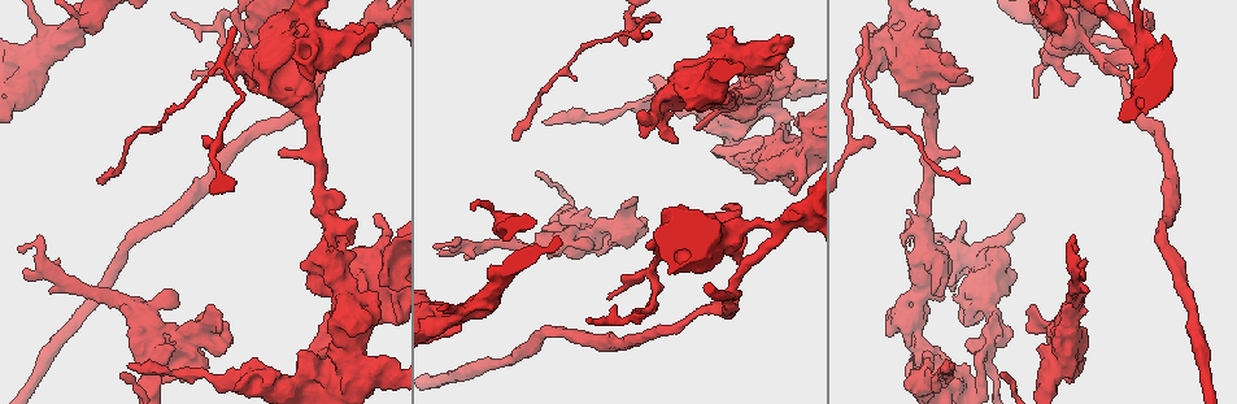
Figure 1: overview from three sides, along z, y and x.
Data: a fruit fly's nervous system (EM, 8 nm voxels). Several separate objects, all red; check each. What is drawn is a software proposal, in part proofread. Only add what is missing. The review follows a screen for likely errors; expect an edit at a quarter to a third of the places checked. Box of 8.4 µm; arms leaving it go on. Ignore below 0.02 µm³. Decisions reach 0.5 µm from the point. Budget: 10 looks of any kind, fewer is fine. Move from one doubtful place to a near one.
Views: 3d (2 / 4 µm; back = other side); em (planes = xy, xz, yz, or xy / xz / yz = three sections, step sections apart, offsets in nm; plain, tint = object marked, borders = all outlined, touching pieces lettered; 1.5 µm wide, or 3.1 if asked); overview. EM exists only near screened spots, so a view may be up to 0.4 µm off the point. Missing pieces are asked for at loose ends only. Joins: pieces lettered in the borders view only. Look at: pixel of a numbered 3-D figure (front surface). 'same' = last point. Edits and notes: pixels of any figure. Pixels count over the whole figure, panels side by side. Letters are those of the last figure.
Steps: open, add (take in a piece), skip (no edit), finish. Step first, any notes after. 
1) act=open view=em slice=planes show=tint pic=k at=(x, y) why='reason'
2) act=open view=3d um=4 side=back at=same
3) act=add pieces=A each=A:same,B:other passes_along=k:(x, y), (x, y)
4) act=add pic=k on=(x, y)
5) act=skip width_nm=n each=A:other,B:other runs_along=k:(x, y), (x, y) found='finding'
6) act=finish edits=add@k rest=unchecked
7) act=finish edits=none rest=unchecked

act=open view=3d um=4 pic=1 at=(1128, 76) why='free end'

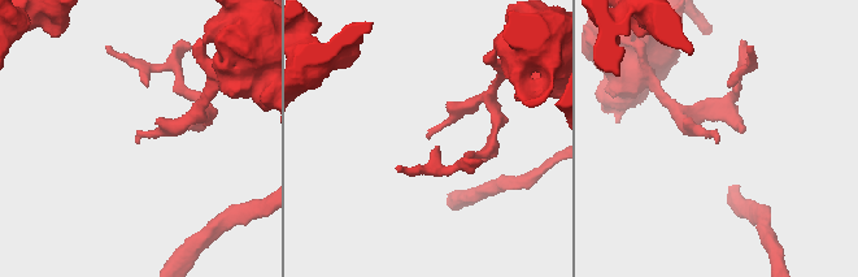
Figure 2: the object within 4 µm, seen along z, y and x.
act=open view=em slice=xy step=4 show=borders pic=2 at=(427, 137)

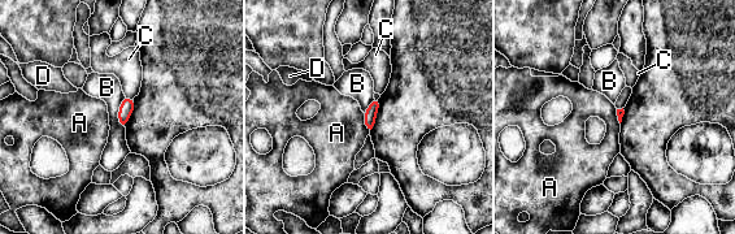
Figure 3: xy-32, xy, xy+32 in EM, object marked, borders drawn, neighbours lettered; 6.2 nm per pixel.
act=open view=em slice=planes show=borders at=same

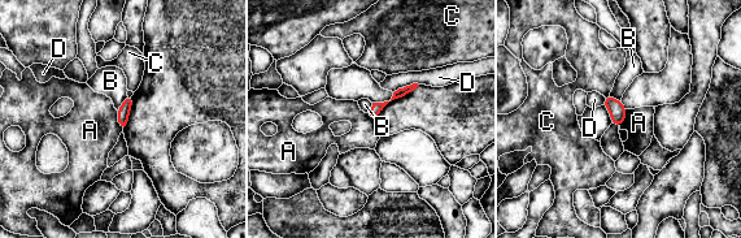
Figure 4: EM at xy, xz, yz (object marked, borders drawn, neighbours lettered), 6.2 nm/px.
act=skip each=A:other,B:other,C:other,D:other runs_along=4:(412, 87), (384, 103), (371, 116) found='none of them fits'

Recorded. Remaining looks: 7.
act=open view=em slice=planes show=borders pic=1 at=(29, 87) why='stops while still wide'

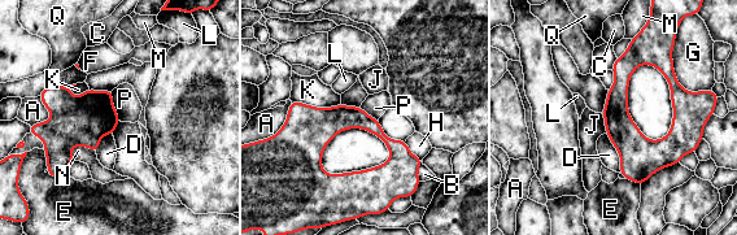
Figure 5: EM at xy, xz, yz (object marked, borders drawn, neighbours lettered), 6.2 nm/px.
act=skip each=A:other,B:other,C:other,D:other,E:other,F:other,G:other,H:other,J:other,K:other,L:other,M:other,N:other,P:other,Q:other border=5:(112, 90), (112, 104), (121, 121) found='no lettered piece goes on from it'

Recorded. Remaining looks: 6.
act=open view=3d um=2 pic=1 at=(866, 27) why='branch stops here'

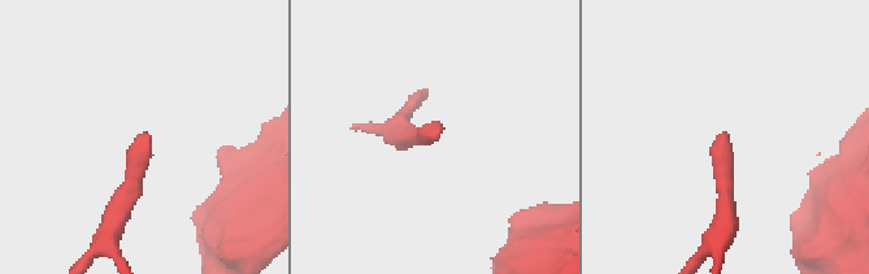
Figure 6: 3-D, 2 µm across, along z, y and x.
act=open view=em slice=xy step=4 show=borders pic=6 at=(435, 141) why='now the EM'

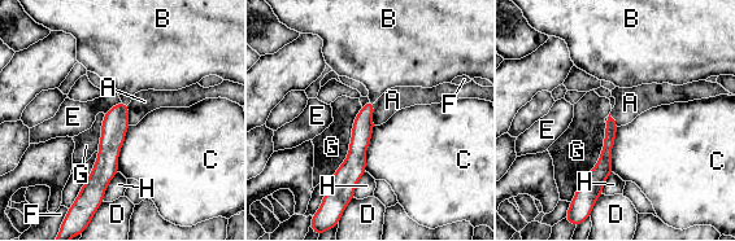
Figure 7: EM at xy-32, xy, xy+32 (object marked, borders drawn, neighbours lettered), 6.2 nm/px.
act=open view=em slice=yz step=4 show=borders at=same

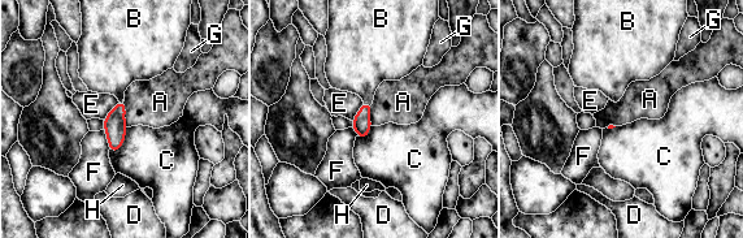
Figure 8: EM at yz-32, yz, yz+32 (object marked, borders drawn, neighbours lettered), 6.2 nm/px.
act=add pieces=B each=A:other,B:same,C:other,D:other,E:other,F:other,G:other,H:other passes_along=8:(361, 124), (366, 103), (359, 64) found='the neuron continues'

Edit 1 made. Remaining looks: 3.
act=open view=overview

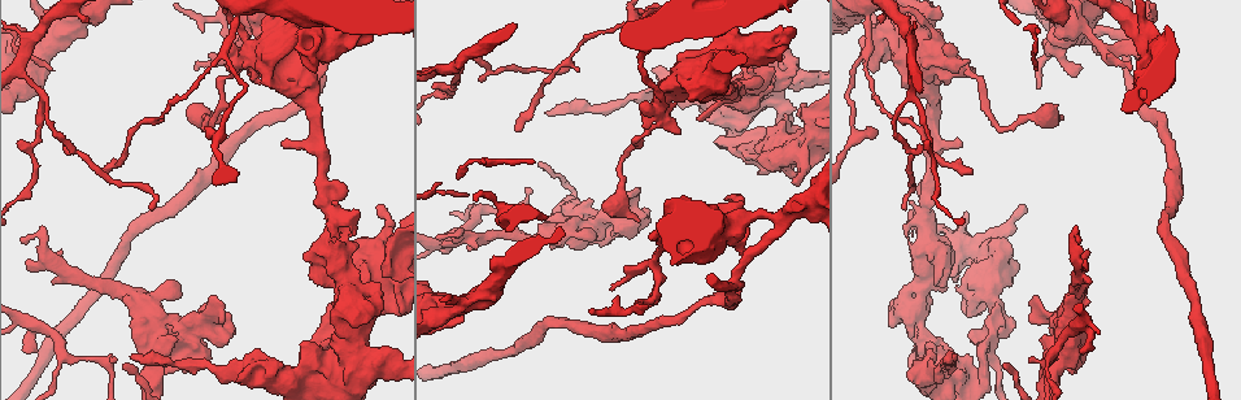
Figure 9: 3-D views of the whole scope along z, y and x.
act=open view=em slice=planes show=borders pic=9 at=(881, 19) why='an open end'

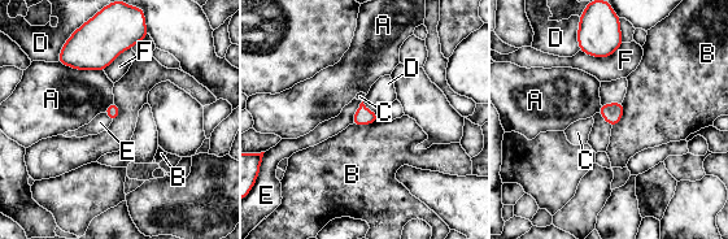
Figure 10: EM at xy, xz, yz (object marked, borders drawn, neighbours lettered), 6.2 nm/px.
act=skip each=A:other,B:other,C:other,D:other,E:other,F:other border=10:(379, 120), (366, 125), (352, 125) found='no lettered piece goes on from it'

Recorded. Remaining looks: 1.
act=finish edits=add@8 rest=unchecked

